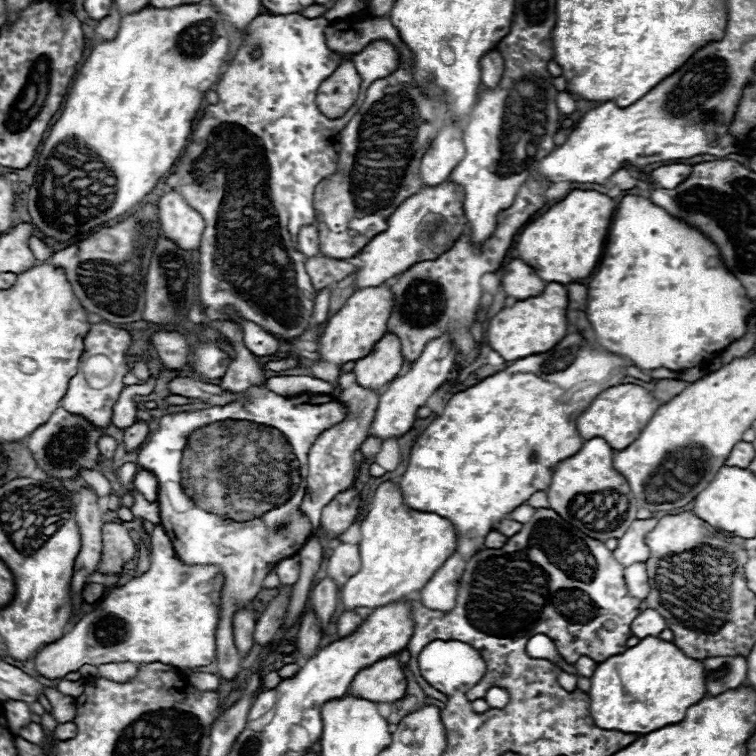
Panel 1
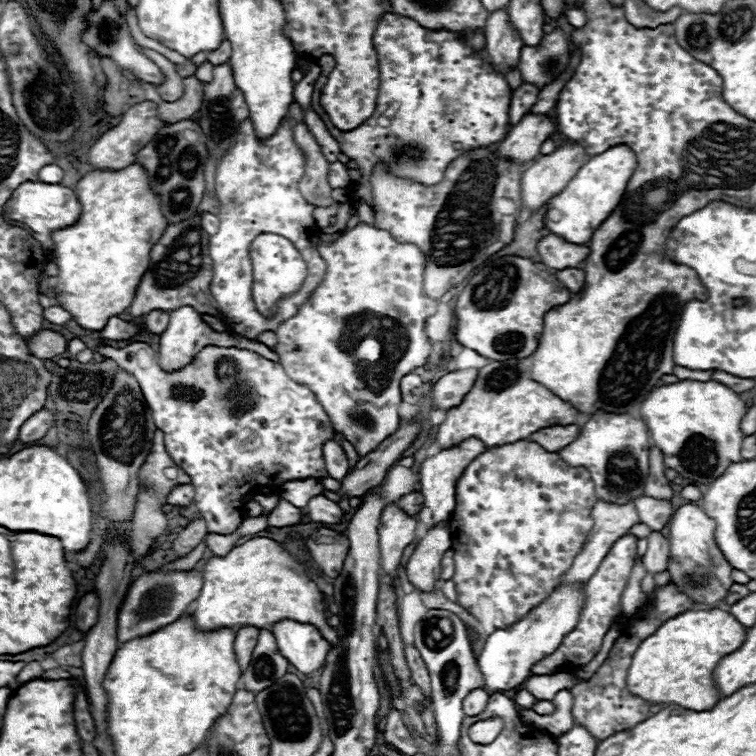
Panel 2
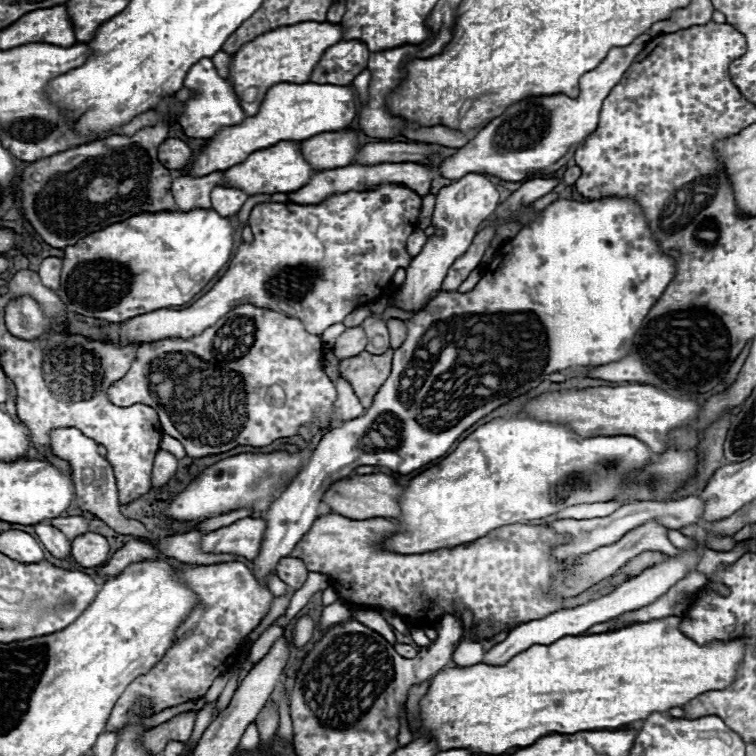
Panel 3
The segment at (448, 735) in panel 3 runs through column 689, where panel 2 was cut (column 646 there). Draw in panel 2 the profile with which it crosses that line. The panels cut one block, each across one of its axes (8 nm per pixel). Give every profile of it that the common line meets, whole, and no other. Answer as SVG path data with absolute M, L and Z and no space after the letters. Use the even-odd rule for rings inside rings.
M686 610L674 618L668 618L658 626L658 630L640 642L638 650L634 652L632 664L628 668L628 690L634 696L650 704L676 704L686 710L710 710L720 700L718 690L714 686L712 674L716 664L730 652L738 650L746 640L746 628L724 610Z

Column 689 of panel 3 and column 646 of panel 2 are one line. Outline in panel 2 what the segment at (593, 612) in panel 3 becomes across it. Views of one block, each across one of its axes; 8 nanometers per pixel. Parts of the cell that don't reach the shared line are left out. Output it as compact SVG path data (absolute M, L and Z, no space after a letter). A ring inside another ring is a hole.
M652 532L648 536L648 550L642 558L646 572L650 572L650 574L664 572L666 566L668 566L668 558L670 558L668 538L664 538L660 532Z

